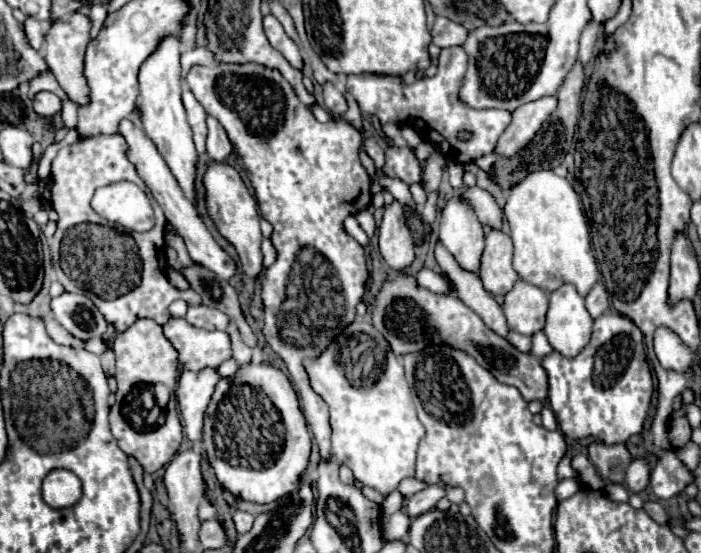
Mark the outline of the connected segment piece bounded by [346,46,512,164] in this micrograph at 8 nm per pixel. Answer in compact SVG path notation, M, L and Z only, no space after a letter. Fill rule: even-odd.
M462 46L442 48L438 72L432 78L420 78L410 86L402 86L400 78L394 76L348 76L346 90L356 98L362 114L374 114L378 120L414 126L432 142L448 160L458 164L468 164L494 150L498 136L510 124L512 114L508 110L476 110L458 100L458 88L462 86L462 76L466 74L466 50ZM468 132L468 140L460 140L458 134Z

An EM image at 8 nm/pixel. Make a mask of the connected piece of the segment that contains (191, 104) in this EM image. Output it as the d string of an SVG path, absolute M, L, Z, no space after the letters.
M182 92L182 102L188 112L188 122L192 126L192 132L194 132L196 150L202 154L206 152L206 110L202 108L202 104L198 104L192 92Z

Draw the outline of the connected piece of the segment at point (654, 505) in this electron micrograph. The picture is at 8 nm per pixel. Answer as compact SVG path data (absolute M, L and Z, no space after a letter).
M646 502L646 504L644 504L644 510L646 510L648 516L654 518L658 524L668 524L668 522L670 522L668 512L666 512L666 510L662 508L662 504L658 504L658 502Z

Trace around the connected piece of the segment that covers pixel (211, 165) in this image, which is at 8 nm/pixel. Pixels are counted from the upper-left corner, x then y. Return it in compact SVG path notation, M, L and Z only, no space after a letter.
M208 162L202 184L206 188L206 210L214 226L236 248L244 272L256 278L262 272L262 254L260 254L262 232L260 232L260 216L258 216L256 198L242 182L238 170L226 162Z

